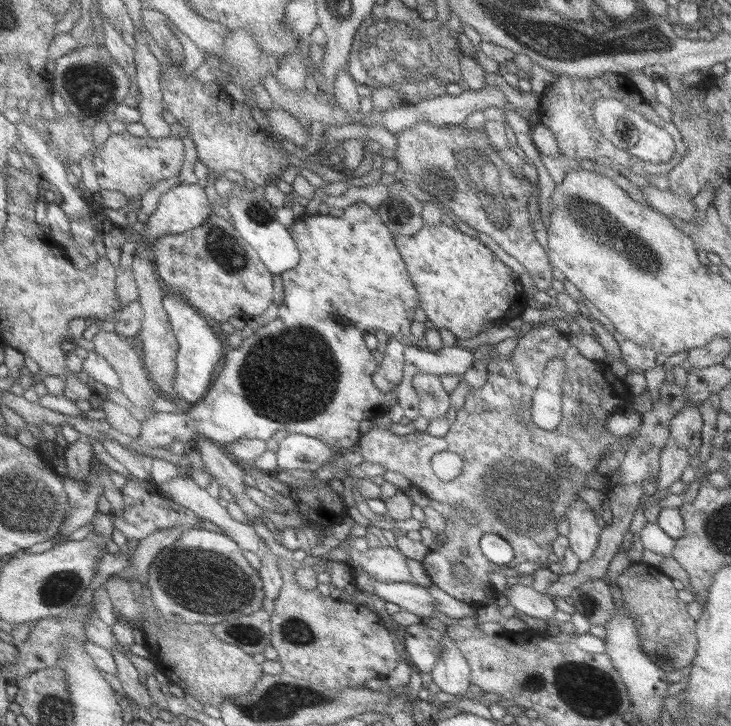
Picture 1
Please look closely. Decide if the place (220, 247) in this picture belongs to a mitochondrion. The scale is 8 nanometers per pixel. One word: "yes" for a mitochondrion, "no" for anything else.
yes

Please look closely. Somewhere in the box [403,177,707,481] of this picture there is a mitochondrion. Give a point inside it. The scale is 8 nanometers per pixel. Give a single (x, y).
(598, 221)

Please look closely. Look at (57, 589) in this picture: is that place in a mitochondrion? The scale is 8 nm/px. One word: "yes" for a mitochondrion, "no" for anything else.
yes

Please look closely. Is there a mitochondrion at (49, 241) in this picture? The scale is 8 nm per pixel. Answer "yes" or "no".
no

